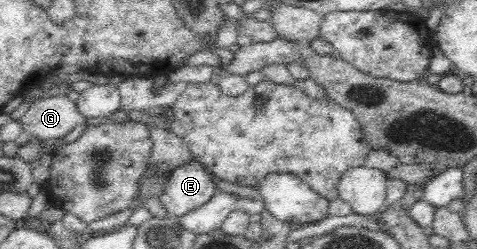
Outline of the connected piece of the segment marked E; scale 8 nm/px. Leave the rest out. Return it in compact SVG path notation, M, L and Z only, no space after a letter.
M197 160L176 167L170 175L160 200L169 216L181 217L216 196L217 179Z

